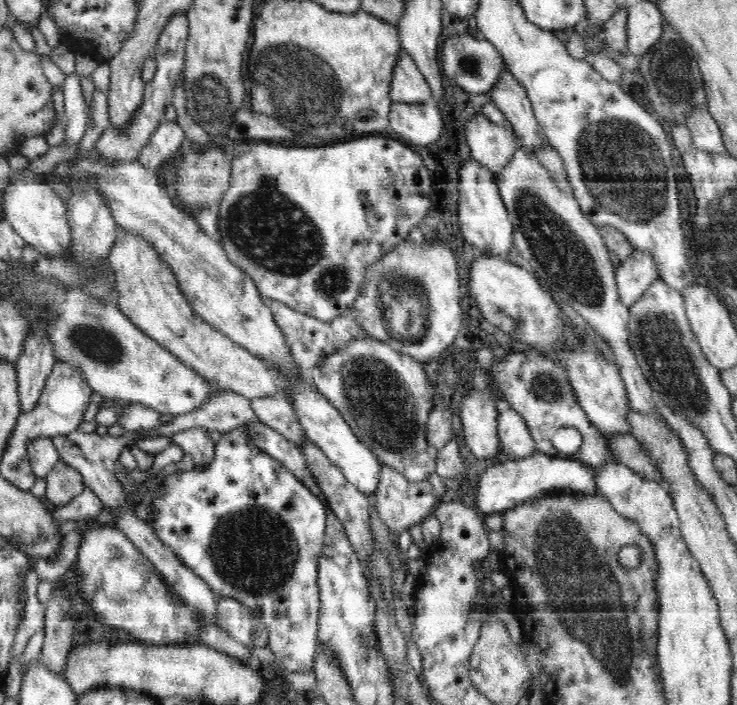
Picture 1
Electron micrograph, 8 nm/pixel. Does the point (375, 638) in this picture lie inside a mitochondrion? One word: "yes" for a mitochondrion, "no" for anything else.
no

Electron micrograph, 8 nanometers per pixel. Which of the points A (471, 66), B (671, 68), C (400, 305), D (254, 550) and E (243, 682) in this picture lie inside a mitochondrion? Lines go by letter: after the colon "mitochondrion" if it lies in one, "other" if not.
A: mitochondrion
B: mitochondrion
C: mitochondrion
D: mitochondrion
E: other

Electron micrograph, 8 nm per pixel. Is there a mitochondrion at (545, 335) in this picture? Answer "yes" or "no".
no

